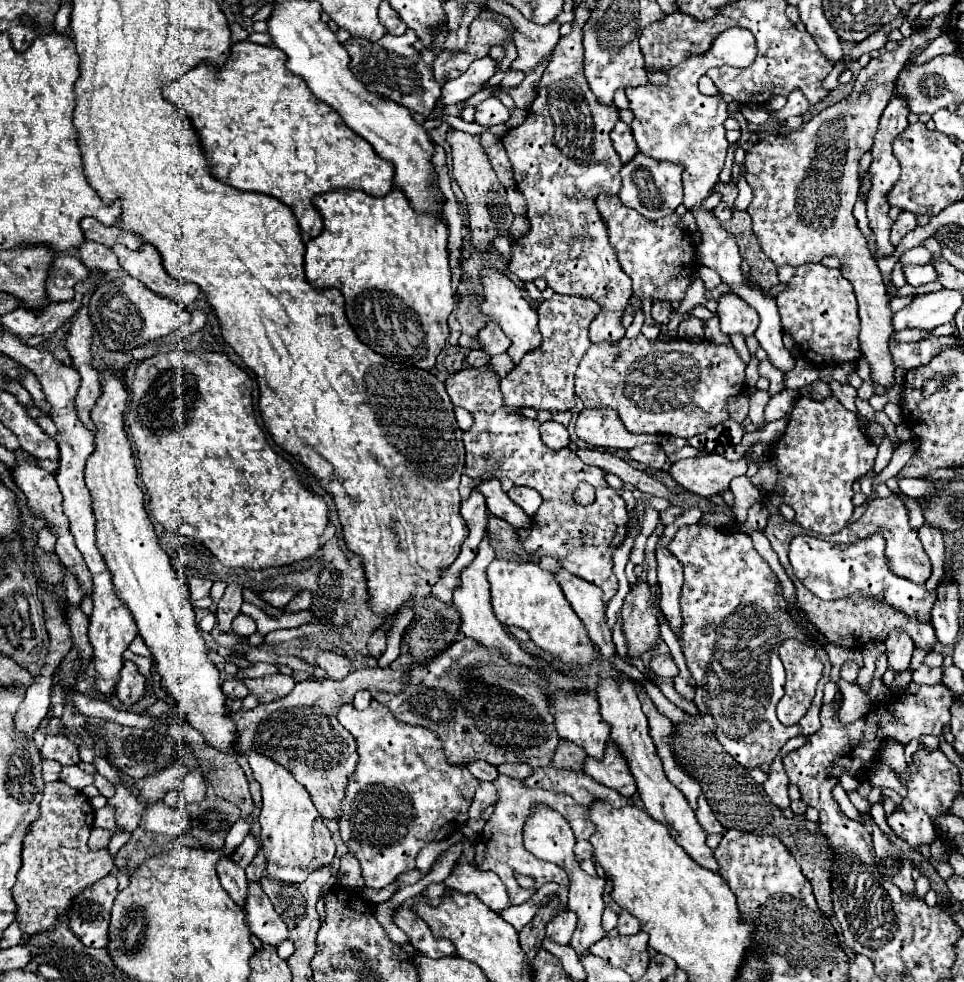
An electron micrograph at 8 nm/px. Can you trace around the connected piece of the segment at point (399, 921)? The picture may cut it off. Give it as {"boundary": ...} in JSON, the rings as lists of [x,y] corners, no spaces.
{"boundary":[[[407,900],[397,912],[395,912],[395,924],[409,936],[411,946],[429,958],[443,958],[443,956],[451,956],[453,954],[453,944],[449,944],[449,940],[437,940],[431,932],[431,928],[427,928],[425,920],[421,920],[411,906],[415,904],[415,900]]]}

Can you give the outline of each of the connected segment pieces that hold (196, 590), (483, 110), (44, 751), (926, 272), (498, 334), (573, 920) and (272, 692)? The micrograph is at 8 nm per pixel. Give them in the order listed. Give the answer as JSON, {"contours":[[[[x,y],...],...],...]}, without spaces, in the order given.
{"contours":[[[[189,578],[187,580],[187,586],[189,586],[191,600],[199,600],[199,598],[209,596],[211,586],[213,586],[213,580],[207,580],[207,578]]],[[[487,98],[479,106],[475,106],[475,122],[481,126],[505,124],[507,120],[509,120],[509,110],[497,98]]],[[[63,734],[47,736],[45,744],[41,748],[41,756],[57,760],[63,766],[65,764],[79,764],[79,750],[77,750],[77,746],[71,740],[67,740]]],[[[931,264],[903,266],[903,272],[905,272],[905,278],[907,278],[907,284],[911,284],[911,286],[921,286],[921,284],[939,280],[939,276],[937,276],[937,272]]],[[[487,322],[487,326],[479,330],[477,340],[479,340],[479,344],[481,344],[481,350],[483,350],[485,354],[489,354],[489,356],[497,356],[497,354],[507,352],[507,348],[509,348],[509,344],[511,344],[511,342],[503,336],[501,328],[497,326],[497,322]]],[[[571,910],[557,912],[551,922],[547,922],[547,938],[557,944],[569,944],[577,926],[577,916]]],[[[273,674],[273,676],[265,676],[265,678],[247,680],[245,686],[249,688],[251,694],[255,694],[259,698],[259,702],[269,702],[269,700],[277,700],[277,698],[289,694],[295,686],[295,680],[291,676]]]]}

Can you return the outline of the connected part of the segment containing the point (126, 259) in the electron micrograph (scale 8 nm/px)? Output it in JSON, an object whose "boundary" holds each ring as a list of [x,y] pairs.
{"boundary":[[[145,242],[141,250],[129,250],[123,244],[115,244],[113,252],[117,254],[123,270],[127,270],[133,278],[141,280],[149,290],[161,296],[169,296],[183,308],[189,308],[189,304],[199,296],[199,288],[195,284],[177,280],[169,276],[169,272],[165,272],[161,256],[151,244]]]}

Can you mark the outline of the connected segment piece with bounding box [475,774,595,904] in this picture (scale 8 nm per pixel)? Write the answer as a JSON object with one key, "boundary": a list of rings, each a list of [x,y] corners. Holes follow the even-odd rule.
{"boundary":[[[499,774],[495,780],[493,780],[495,788],[497,788],[497,804],[495,804],[495,812],[493,816],[489,818],[489,822],[485,824],[483,832],[481,832],[481,844],[483,848],[477,848],[477,856],[475,856],[475,862],[481,870],[491,870],[495,872],[501,882],[507,886],[507,892],[509,892],[509,900],[511,904],[523,904],[541,884],[545,882],[557,882],[557,884],[563,884],[567,886],[569,884],[569,878],[563,870],[557,870],[557,866],[553,866],[551,862],[546,862],[535,858],[525,846],[523,846],[523,826],[525,826],[525,820],[529,818],[529,812],[531,812],[531,806],[533,804],[549,804],[551,808],[555,808],[557,812],[561,812],[567,822],[571,824],[573,832],[575,832],[575,838],[577,838],[577,844],[575,844],[575,856],[577,860],[585,860],[585,858],[593,858],[593,848],[589,844],[589,836],[593,834],[595,826],[587,820],[587,808],[585,806],[579,806],[571,796],[567,794],[557,794],[557,792],[549,792],[549,790],[543,790],[543,788],[523,788],[523,782],[521,780],[515,780],[511,776],[505,776],[505,774]],[[523,874],[523,876],[531,876],[535,880],[535,886],[533,888],[521,888],[517,884],[517,876]]]}

